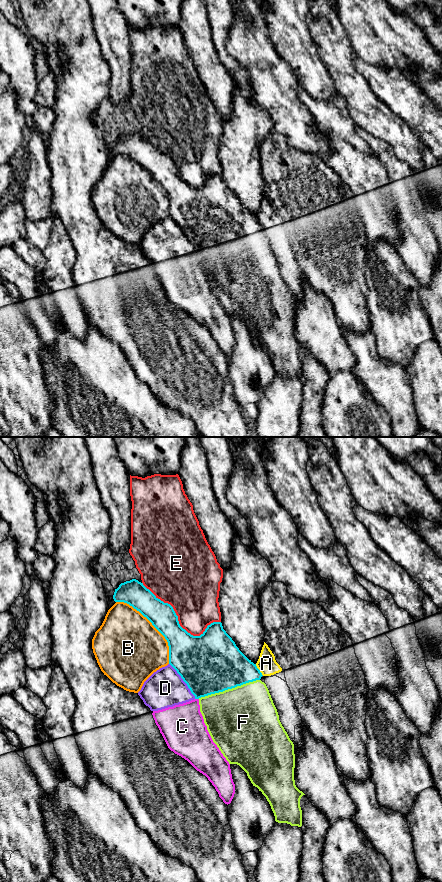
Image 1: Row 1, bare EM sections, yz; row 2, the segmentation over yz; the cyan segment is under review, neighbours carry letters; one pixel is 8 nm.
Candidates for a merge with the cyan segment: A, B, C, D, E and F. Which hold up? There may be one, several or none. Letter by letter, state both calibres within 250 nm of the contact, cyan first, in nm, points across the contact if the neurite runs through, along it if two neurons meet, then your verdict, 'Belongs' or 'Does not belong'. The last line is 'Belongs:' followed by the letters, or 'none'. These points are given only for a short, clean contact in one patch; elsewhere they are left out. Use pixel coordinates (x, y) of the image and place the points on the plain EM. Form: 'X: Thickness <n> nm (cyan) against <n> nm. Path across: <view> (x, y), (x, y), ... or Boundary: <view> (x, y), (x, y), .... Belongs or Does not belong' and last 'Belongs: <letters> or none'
A: Thickness 320 nm (cyan) against 150 nm. Does not belong
B: Thickness 200 nm (cyan) against 500 nm. Does not belong
C: Thickness 400 nm (cyan) against 340 nm. Boundary: yz (195, 250), (198, 251). Does not belong
D: Thickness 480 nm (cyan) against 300 nm. Does not belong
E: Thickness 280 nm (cyan) against 400 nm. Does not belong
F: Thickness 480 nm (cyan) against 480 nm. Belongs
Belongs: F

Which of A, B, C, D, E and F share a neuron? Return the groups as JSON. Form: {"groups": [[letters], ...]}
{"groups": [["A"], ["B"], ["C", "D"], ["E"], ["F"]]}

